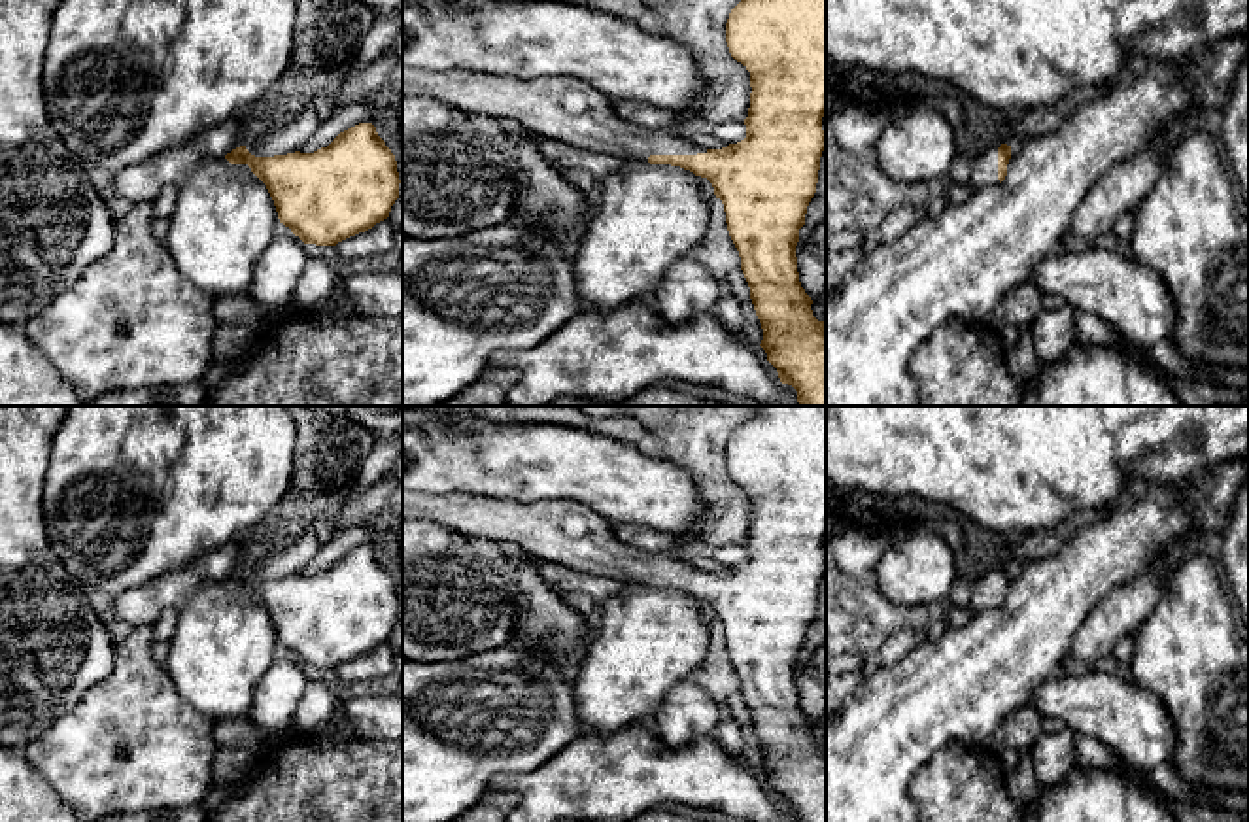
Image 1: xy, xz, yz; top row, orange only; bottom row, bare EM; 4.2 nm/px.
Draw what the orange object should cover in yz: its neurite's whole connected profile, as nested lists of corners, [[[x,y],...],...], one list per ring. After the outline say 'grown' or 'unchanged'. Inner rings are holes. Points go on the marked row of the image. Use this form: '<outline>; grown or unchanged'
[[[992,146],[981,149],[971,161],[971,185],[973,189],[990,189],[1001,183],[1007,176],[1007,164],[1011,159],[1011,146]]]; grown

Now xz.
[[[741,0],[731,9],[729,19],[726,23],[726,42],[727,42],[731,57],[750,72],[752,93],[750,93],[748,117],[744,119],[746,138],[737,144],[729,144],[727,147],[722,147],[722,149],[701,147],[693,142],[688,142],[682,134],[671,128],[644,128],[641,125],[624,121],[616,115],[614,102],[608,96],[593,89],[588,81],[576,79],[576,77],[516,79],[512,76],[489,76],[489,74],[478,74],[478,72],[469,72],[469,70],[433,72],[425,68],[402,66],[402,94],[433,96],[450,106],[455,106],[457,110],[465,113],[484,115],[495,121],[512,119],[539,136],[557,140],[557,142],[563,142],[578,149],[614,155],[620,161],[635,159],[635,161],[650,163],[650,164],[680,166],[684,170],[693,172],[695,176],[707,178],[714,187],[716,198],[720,198],[724,204],[727,231],[739,251],[741,270],[748,282],[750,299],[752,299],[756,316],[763,329],[763,340],[760,346],[765,350],[767,361],[777,368],[780,382],[792,385],[797,391],[797,402],[801,406],[826,406],[826,321],[818,321],[813,316],[813,310],[811,310],[813,300],[801,287],[799,272],[797,272],[797,257],[796,257],[796,246],[799,242],[799,229],[805,225],[807,206],[816,193],[820,157],[826,147],[826,132],[822,130],[822,117],[826,115],[826,0]]]; grown

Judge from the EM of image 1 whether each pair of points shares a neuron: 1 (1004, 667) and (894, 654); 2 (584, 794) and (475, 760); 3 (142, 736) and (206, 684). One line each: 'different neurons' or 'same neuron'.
1: different neurons
2: different neurons
3: different neurons

